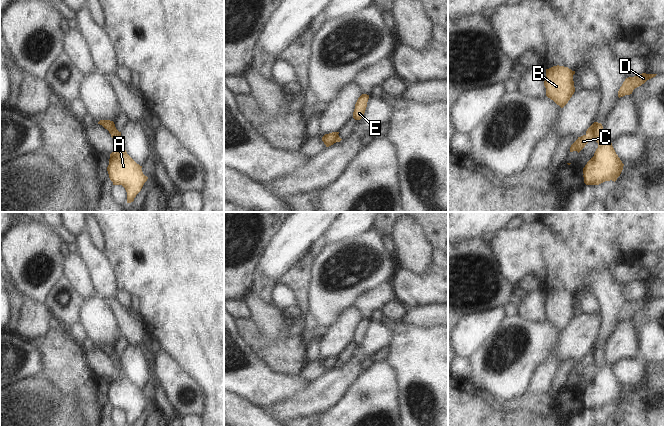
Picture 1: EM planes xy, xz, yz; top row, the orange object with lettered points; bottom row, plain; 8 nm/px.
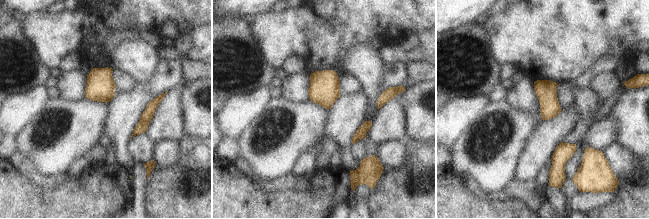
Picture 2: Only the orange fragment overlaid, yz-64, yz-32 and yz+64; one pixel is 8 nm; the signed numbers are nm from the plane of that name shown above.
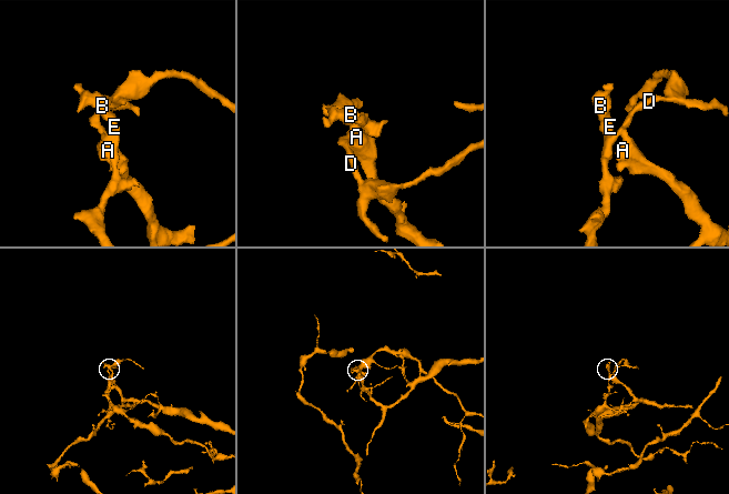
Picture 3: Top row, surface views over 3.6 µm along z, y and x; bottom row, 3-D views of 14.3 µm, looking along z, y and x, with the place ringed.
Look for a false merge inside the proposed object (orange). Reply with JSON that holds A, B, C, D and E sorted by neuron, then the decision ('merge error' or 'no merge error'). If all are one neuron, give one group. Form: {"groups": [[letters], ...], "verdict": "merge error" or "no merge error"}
{"groups": [["A"], ["B", "C", "D", "E"]], "verdict": "merge error"}

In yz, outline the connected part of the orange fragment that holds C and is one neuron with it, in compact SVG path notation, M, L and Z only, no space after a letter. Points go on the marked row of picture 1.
M594 122L586 131L586 134L578 137L578 139L571 145L570 152L577 151L578 153L585 147L590 139L594 136L594 130L596 127L596 123Z

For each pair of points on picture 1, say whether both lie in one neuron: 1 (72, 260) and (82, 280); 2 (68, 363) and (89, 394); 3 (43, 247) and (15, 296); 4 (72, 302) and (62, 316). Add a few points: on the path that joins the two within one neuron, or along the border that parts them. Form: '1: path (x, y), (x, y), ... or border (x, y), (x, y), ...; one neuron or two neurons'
1: path (73, 265), (78, 275); one neuron
2: path (68, 371), (82, 386); one neuron
3: border (14, 287), (22, 294); two neurons
4: path (69, 305), (65, 309), (65, 313); one neuron

